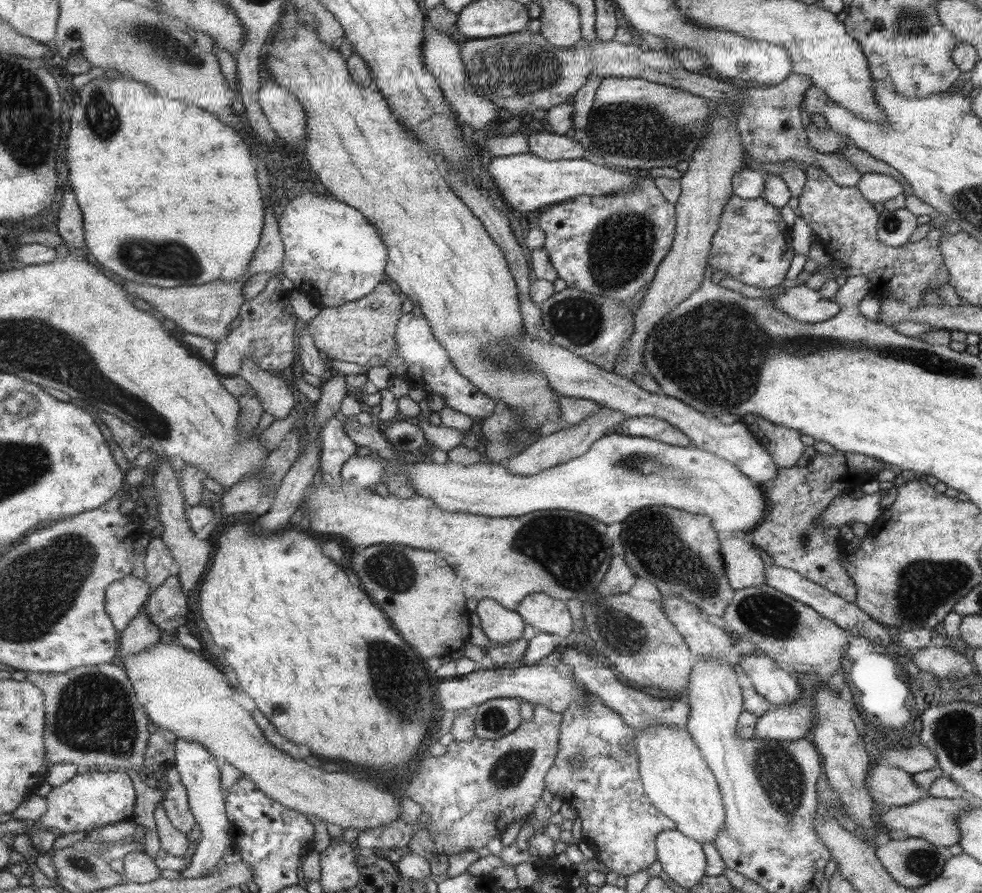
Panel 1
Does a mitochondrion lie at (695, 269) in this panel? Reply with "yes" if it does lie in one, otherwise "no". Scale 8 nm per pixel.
no

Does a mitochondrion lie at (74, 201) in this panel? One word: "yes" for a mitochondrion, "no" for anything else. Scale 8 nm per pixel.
no

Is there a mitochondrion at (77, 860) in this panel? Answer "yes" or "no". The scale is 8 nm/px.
yes

